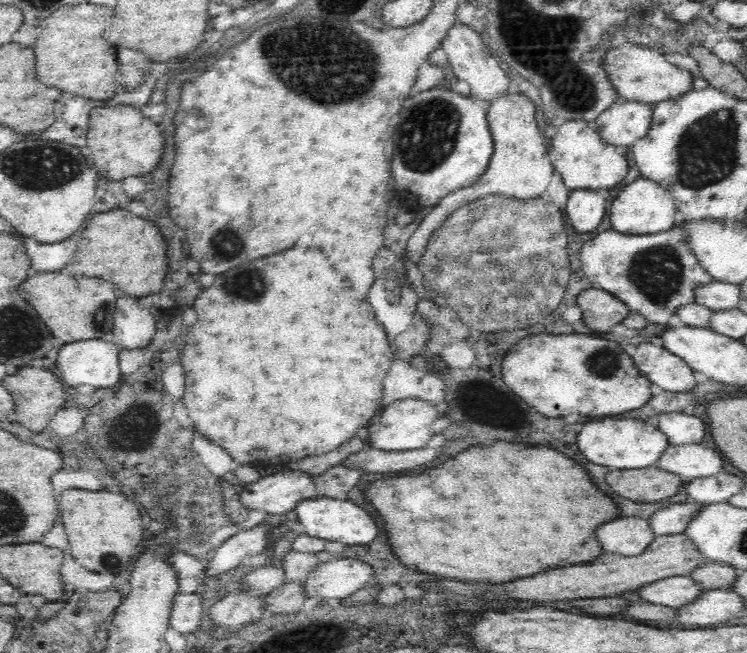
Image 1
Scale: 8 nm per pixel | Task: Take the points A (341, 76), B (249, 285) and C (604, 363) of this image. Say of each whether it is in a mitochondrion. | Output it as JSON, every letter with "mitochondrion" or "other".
{"A":"mitochondrion","B":"mitochondrion","C":"mitochondrion"}

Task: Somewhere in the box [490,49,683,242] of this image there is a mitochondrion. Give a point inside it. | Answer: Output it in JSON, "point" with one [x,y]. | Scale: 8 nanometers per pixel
{"point":[582,96]}

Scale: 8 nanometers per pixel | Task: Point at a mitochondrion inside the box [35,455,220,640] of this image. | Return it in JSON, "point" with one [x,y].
{"point":[108,560]}

